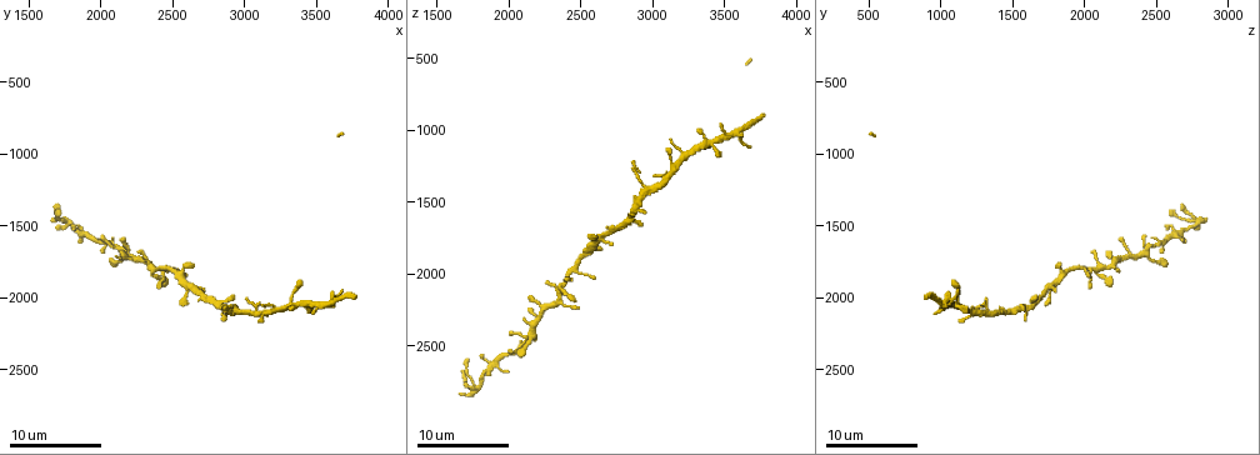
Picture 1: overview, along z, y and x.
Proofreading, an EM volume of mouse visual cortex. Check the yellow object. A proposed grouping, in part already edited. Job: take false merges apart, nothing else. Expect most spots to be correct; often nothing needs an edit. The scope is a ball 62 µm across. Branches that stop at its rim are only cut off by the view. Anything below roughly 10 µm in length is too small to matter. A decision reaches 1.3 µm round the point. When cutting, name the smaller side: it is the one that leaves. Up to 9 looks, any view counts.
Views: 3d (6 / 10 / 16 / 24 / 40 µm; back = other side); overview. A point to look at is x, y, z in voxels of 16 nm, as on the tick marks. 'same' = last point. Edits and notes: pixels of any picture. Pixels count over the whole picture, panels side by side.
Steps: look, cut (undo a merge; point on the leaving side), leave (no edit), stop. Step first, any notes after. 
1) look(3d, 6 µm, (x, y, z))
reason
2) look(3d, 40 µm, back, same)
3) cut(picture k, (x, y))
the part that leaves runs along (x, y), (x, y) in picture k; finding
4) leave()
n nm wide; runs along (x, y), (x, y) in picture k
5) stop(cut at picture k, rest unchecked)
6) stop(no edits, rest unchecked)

look(3d, 16 µm, (1840, 1560, 2660))

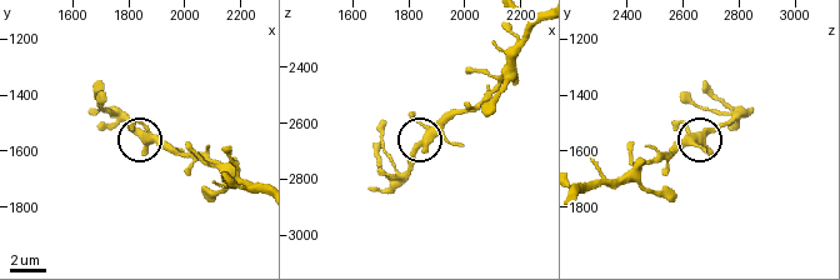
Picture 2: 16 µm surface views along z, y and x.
look(3d, 6 µm, (1840, 1540, 2680))
zoom in

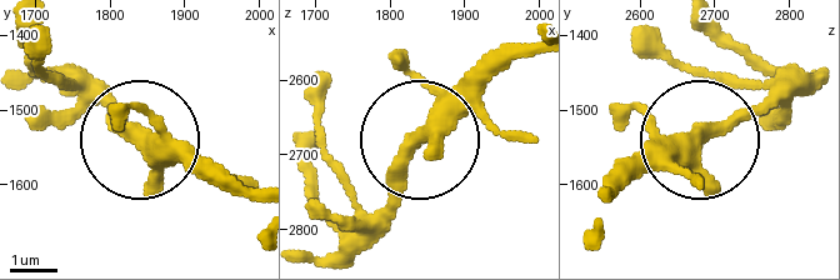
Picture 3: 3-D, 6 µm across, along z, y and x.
leave()
450 nm wide; one neuron here

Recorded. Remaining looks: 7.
look(3d, 10 µm, (3240, 2080, 1180))
calibre changes

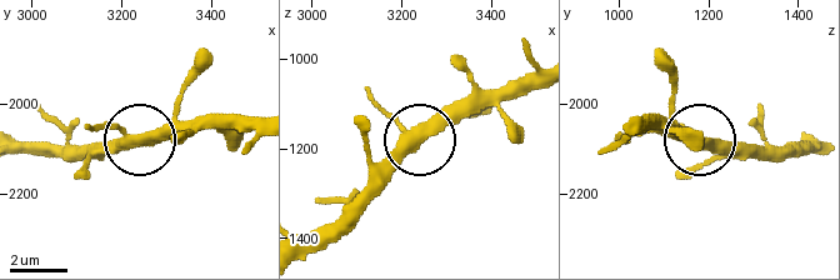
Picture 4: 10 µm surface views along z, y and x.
leave()
370 nm wide; continuous, no second neuron

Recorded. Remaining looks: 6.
look(3d, 10 µm, (2900, 2080, 1460))

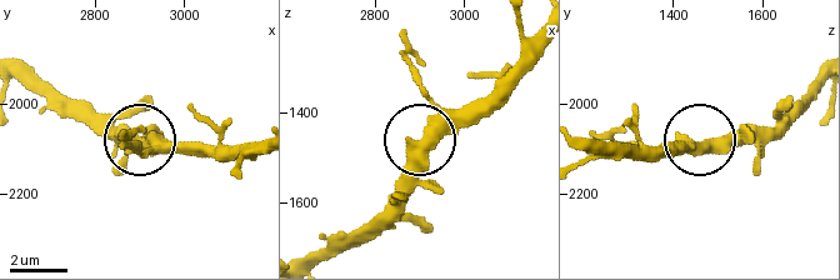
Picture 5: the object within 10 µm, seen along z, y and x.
leave()
480 nm wide; continuous, no second neuron

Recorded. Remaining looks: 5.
look(3d, 10 µm, (2140, 1660, 2440))
calibre changes

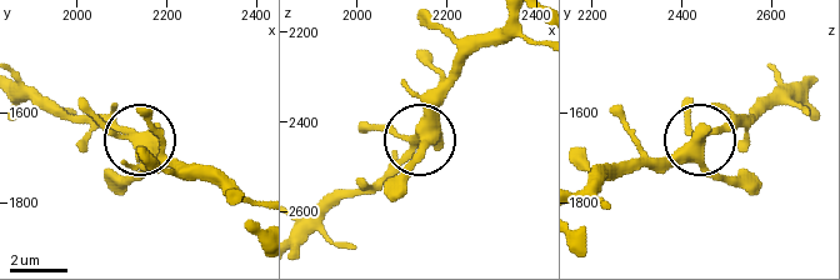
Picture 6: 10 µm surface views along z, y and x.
leave()
410 nm wide; all the same neuron

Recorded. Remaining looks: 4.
stop(no edits, rest unchecked)

